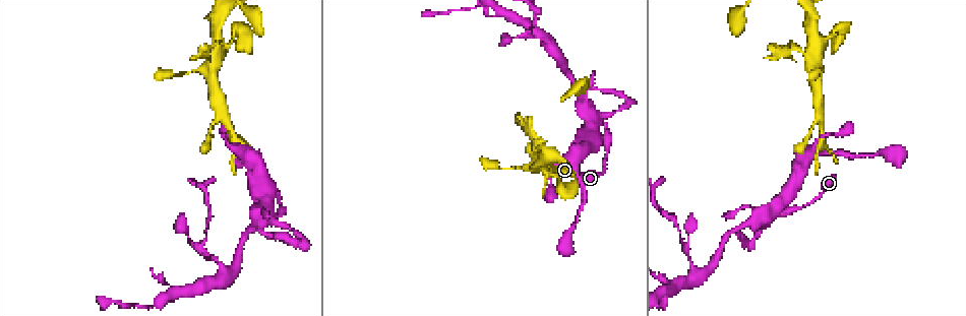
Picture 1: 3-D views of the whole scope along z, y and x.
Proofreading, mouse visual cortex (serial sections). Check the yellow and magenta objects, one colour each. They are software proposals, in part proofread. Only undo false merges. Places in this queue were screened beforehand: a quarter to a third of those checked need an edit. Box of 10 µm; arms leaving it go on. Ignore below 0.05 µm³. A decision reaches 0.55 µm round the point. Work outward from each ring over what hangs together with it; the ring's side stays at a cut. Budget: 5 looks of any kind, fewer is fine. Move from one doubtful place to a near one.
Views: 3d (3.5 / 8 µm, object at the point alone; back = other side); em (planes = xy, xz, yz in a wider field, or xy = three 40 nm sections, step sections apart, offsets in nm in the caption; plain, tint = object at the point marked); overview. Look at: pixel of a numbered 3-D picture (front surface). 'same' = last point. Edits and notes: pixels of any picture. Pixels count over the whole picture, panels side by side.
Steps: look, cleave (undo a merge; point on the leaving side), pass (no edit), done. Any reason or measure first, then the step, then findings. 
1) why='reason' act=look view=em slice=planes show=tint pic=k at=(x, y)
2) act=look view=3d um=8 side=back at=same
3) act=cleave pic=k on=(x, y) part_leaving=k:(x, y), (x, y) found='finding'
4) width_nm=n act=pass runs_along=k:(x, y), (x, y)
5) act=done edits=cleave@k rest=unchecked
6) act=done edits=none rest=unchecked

why='looks like a crossing' act=look view=3d um=3.5 pic=1 at=(595, 121)

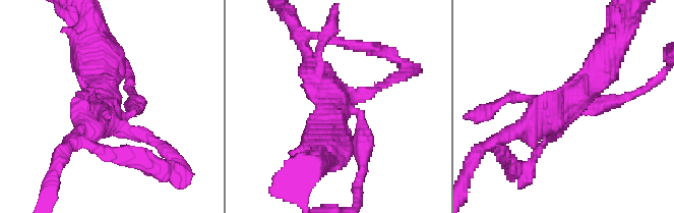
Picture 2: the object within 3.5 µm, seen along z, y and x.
why='now the EM' act=look view=em slice=xy step=5 show=tint pic=2 at=(114, 114)

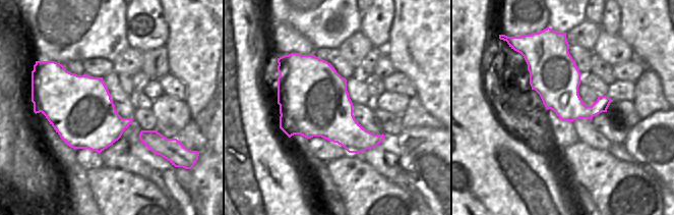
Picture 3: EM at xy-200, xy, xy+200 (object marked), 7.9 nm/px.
why='another direction' act=look view=em slice=planes show=tint at=same

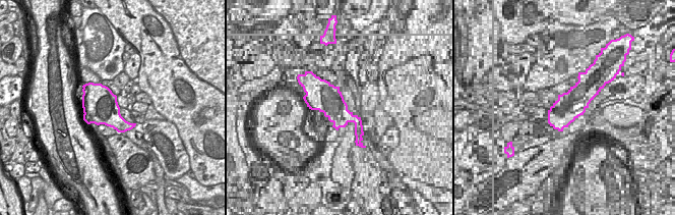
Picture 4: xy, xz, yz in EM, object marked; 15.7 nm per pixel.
act=pass runs_along=2:(362, 158), (359, 116), (306, 54) found='one cell here'

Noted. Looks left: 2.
why='branch point' act=look view=3d um=3.5 pic=1 at=(225, 280)

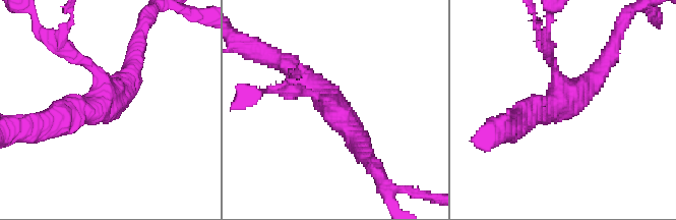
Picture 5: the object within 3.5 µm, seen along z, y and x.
arms=3 arm_widths_nm=150,300,300 why='shape alone is not enough' act=look view=em slice=xy step=5 show=tint pic=5 at=(104, 106)

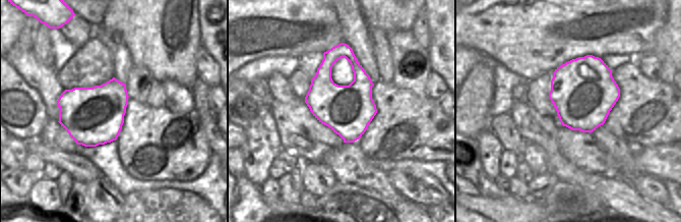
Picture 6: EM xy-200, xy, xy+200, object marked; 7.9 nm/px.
act=pass runs_along=5:(361, 147), (326, 95), (286, 64) found='all the same cell'

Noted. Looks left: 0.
act=done edits=none rest=unchecked

